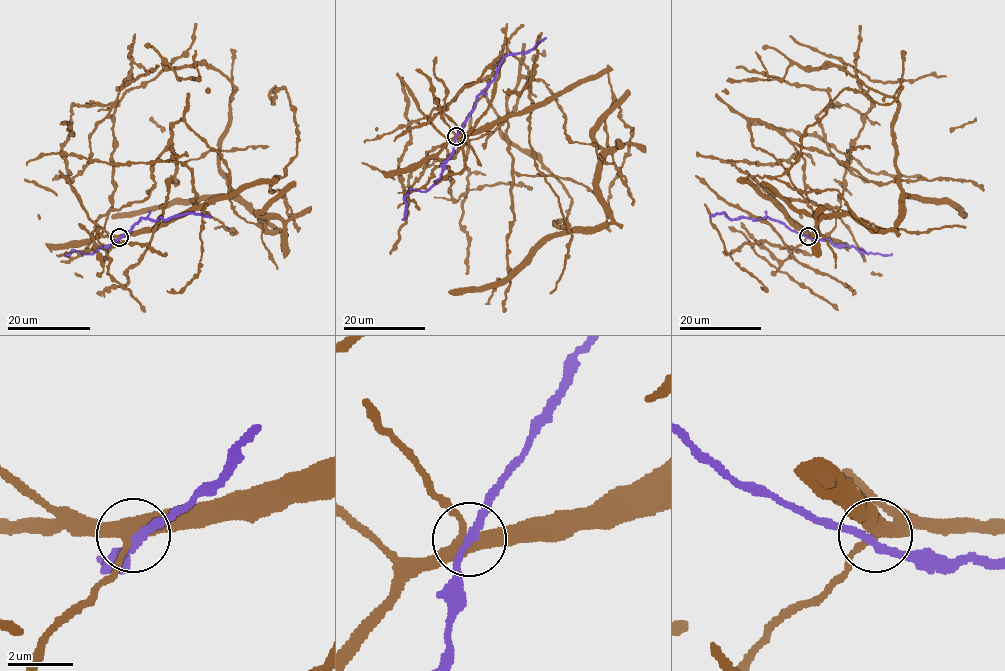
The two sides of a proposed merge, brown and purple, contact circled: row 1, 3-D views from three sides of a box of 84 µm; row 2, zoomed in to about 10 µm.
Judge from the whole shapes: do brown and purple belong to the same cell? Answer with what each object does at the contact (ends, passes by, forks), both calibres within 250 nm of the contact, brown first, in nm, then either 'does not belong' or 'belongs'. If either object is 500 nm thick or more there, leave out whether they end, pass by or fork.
brown forks | purple passes by | 400/240 nm | does not belong

